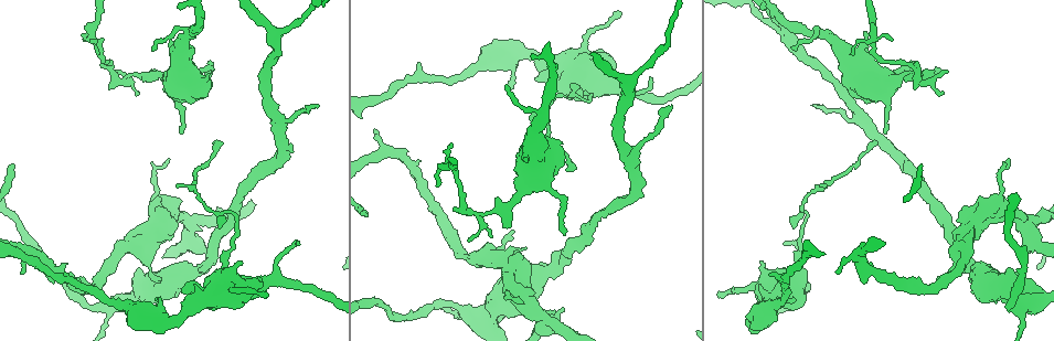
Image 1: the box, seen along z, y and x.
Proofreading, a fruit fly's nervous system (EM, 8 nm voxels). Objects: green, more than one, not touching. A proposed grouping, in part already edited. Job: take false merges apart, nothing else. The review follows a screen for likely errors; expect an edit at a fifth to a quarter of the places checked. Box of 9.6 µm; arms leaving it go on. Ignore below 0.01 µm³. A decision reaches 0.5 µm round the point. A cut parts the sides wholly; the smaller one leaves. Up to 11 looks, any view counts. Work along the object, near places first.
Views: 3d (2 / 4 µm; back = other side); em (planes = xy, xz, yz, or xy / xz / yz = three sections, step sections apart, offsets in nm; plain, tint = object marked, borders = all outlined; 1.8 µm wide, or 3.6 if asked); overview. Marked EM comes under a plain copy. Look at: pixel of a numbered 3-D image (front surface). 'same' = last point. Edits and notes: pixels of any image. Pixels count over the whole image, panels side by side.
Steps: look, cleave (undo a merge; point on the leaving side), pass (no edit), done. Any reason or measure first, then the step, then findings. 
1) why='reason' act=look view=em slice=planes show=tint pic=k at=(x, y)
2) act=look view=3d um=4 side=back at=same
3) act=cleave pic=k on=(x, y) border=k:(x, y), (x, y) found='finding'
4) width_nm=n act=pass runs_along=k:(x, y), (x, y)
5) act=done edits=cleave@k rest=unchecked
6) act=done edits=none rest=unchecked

why='a fork' act=look view=em slice=planes show=tint pic=1 at=(268, 281)

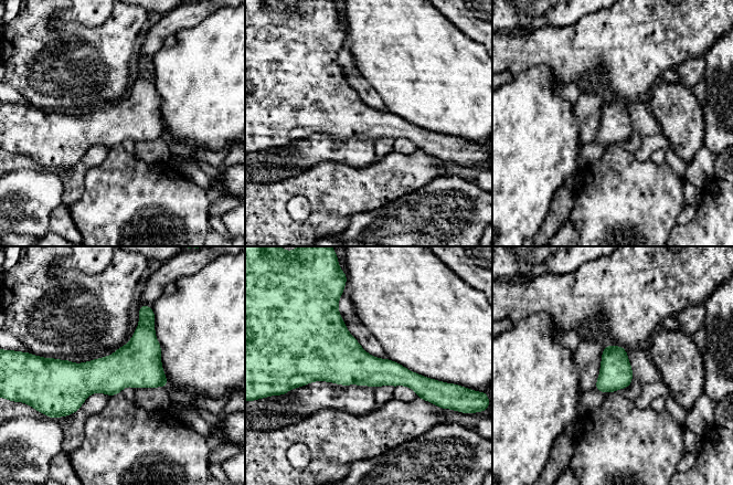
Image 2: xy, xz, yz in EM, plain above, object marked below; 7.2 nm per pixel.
act=pass found='all the same neuron'

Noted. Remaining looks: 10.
why='sharp bend' act=look view=3d um=4 pic=1 at=(473, 213)

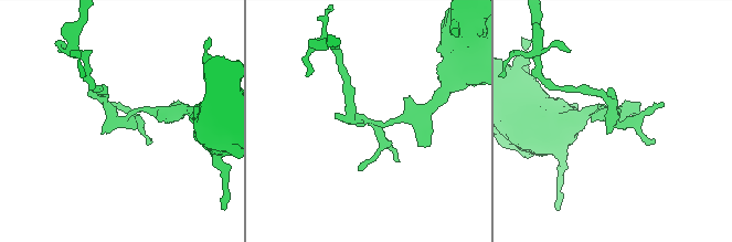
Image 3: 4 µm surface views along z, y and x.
act=look view=em slice=planes show=tint pic=3 at=(365, 121)

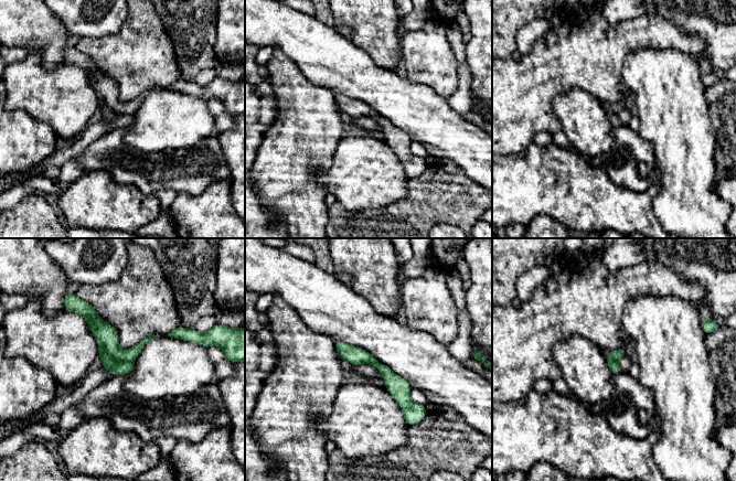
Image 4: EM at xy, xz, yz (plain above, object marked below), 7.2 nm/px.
act=cleave pic=4 on=(115, 366) border=4:(99, 348), (116, 359), (132, 362) found='a second neuron is stuck on'

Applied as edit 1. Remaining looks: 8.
why='thick turns thin' act=look view=em slice=planes show=tint pic=1 at=(557, 266)

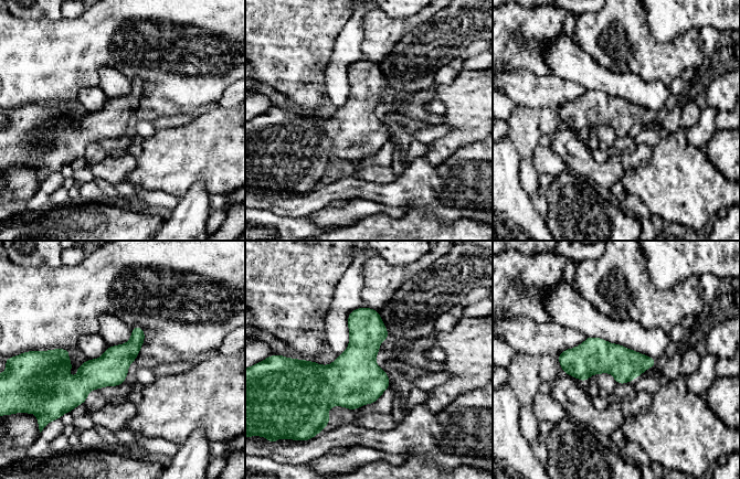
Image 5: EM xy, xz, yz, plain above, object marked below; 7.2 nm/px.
width_nm=240 act=pass runs_along=5:(561, 358), (653, 362) found='one neuron here'

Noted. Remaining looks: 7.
act=look view=3d um=4 pic=1 at=(527, 153)

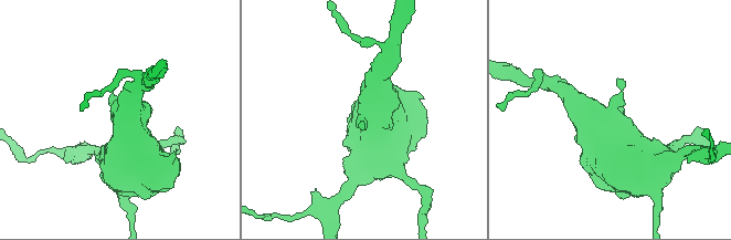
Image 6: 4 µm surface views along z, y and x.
arm_widths_nm=360,800 act=look view=em um=3.6 slice=xy step=4 show=tint pic=6 at=(363, 116)

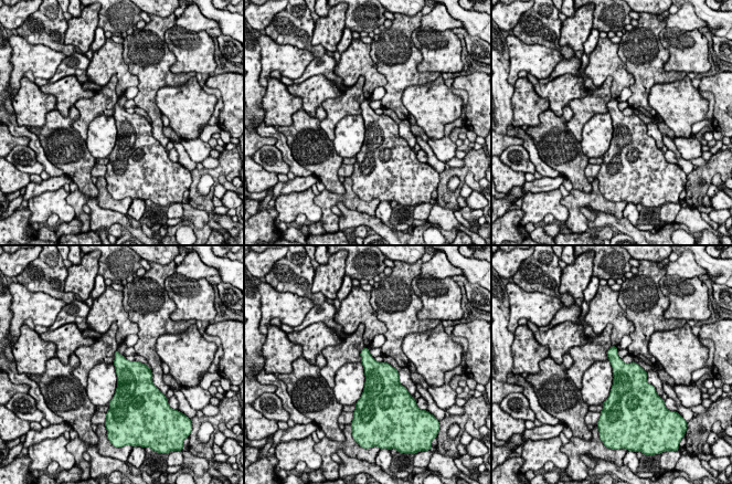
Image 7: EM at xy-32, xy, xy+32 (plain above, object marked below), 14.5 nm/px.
act=look view=em um=3.6 slice=planes show=borders at=same

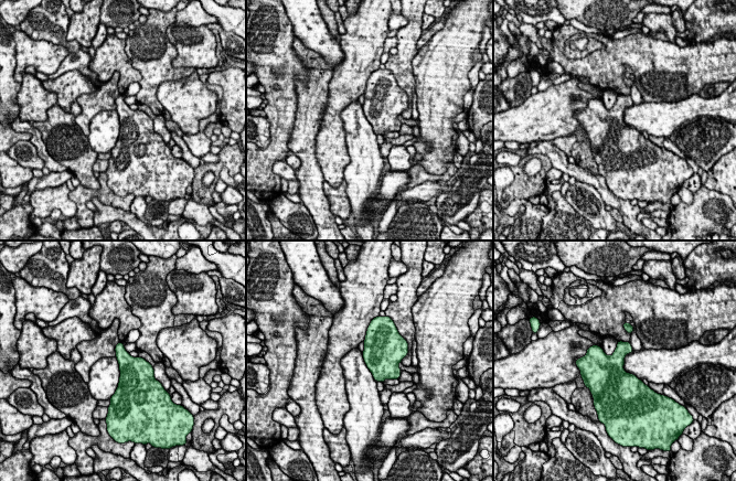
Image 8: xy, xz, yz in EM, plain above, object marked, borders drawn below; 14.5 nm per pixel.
act=pass found='one neuron here'

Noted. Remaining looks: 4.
act=done edits=cleave@4 rest=unchecked

